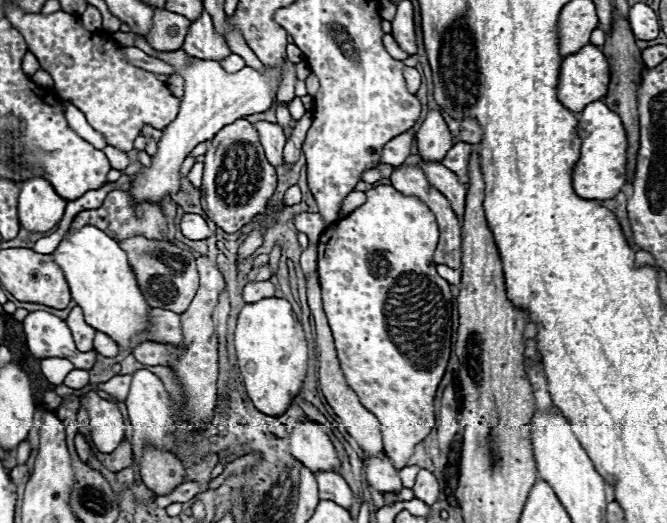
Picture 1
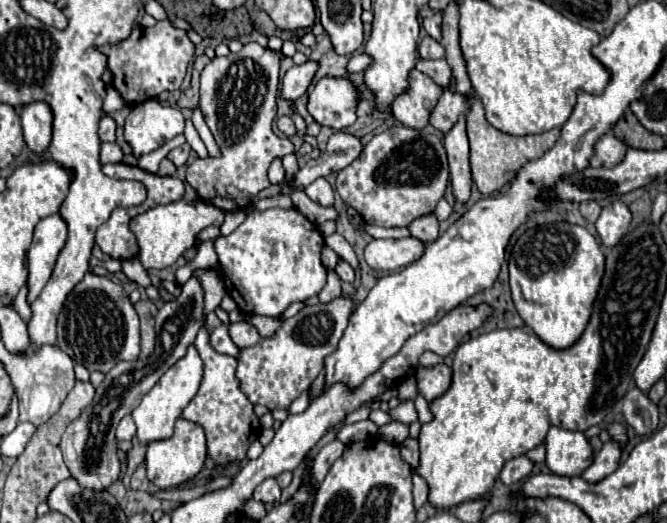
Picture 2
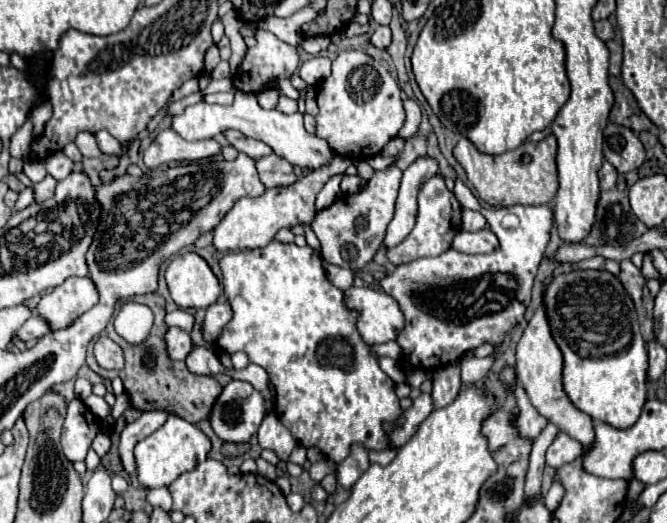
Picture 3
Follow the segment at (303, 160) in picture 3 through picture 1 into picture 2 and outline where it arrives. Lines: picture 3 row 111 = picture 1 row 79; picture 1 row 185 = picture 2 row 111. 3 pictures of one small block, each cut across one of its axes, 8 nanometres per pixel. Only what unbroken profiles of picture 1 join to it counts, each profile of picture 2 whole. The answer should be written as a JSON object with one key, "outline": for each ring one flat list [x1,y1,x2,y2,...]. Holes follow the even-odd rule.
{"outline":[[154,100,132,106,124,124,124,138,132,146,134,158,150,154,182,132,184,116,180,108,170,108]]}

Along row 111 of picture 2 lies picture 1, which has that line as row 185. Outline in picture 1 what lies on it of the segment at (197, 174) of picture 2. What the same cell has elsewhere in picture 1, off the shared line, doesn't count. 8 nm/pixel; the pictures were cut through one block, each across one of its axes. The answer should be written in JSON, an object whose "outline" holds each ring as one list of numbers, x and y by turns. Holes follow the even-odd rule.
{"outline":[[238,118,236,122,224,126,212,138,212,146,206,152,206,160,204,160,204,178,202,178,200,192,202,192,202,208,208,214,208,218,212,218,214,222,250,224,256,216,266,212,266,204,270,202,274,190,276,190,276,168,266,160,254,124,250,124,244,118]]}

